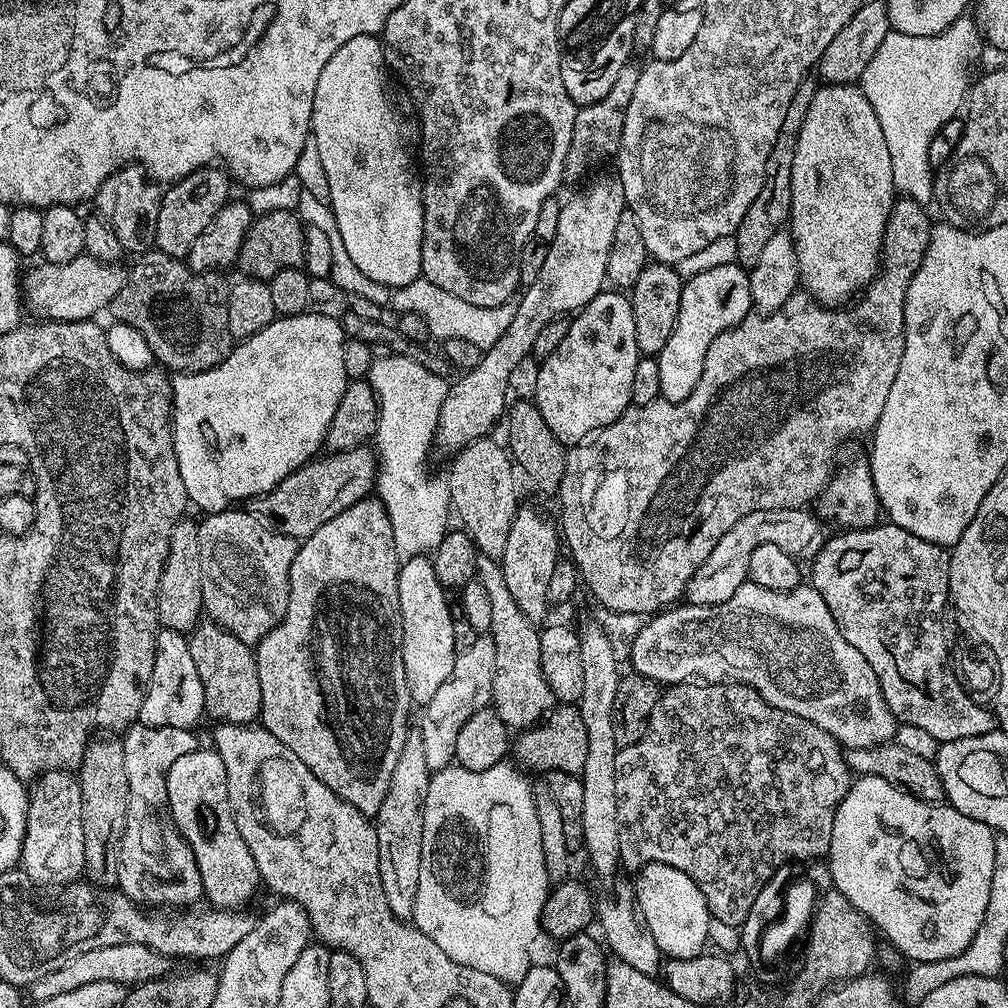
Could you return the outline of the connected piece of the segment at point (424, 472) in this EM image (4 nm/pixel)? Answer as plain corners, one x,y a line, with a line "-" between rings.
395,354
373,360
366,379
376,391
376,401
380,404
374,437
374,448
378,453
375,495
388,511
390,530
394,530
396,554
401,561
415,556
428,556
436,551
442,538
450,531
448,512
450,516
453,511
447,479
440,477
439,480
438,477
431,476
427,464
428,451
436,444
440,407
448,393
449,381
438,374
430,374
426,366
418,366
418,362

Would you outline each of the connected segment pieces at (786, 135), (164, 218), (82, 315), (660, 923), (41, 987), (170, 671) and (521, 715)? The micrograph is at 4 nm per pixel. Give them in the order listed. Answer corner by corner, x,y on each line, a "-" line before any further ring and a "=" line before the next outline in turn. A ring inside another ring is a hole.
806,78
794,90
794,98
790,102
790,110
786,110
786,122
782,122
782,130
778,134
778,142
774,142
774,150
770,150
770,158
766,158
766,174
762,178
762,190
758,190
758,198
750,202
750,210
746,210
746,218
736,227
734,233
738,242
738,263
741,268
751,270
762,255
766,242
774,238
789,223
792,214
790,198
790,166
794,166
794,150
798,146
798,138
802,130
802,122
806,122
806,110
810,110
810,102
814,102
818,84
815,79
=
209,166
199,168
186,174
181,180
169,183
163,189
158,206
158,222
156,223
155,251
171,256
187,257
190,246
210,222
214,222
214,214
229,203
228,184
230,176
223,167
=
90,255
79,256
70,262
58,262
57,264
37,263
37,268
32,268
22,276
22,300
25,305
32,307
33,317
47,318
52,322
62,320
91,320
99,317
99,312
111,305
112,299
122,290
122,286
128,277
128,268
123,263
103,264
98,258
=
648,864
639,869
638,876
640,881
634,887
634,899
642,910
646,926
650,926
650,934
654,934
654,942
658,942
661,953
673,960
701,955
709,943
710,919
708,903
702,890
698,890
695,882
682,874
682,870
674,870
674,866
665,864
=
137,944
122,946
98,946
98,950
86,950
86,954
78,954
70,958
58,970
50,970
50,974
38,978
30,985
33,1001
55,998
58,994
66,994
66,990
78,990
78,986
87,986
90,982
118,982
125,986
139,986
147,980
156,980
169,971
169,961
162,954
=
160,628
156,634
154,666
142,702
139,723
146,726
174,726
175,728
195,729
200,716
204,715
202,678
198,678
194,657
190,655
188,636
169,628
=
477,555
476,579
482,582
490,597
490,635
494,642
494,686
491,707
496,709
509,729
523,730
533,727
547,717
554,707
554,697
542,672
540,628
522,614
506,587
506,574
499,563
488,556

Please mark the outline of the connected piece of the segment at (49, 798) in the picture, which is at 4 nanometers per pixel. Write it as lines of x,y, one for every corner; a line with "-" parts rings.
71,771
45,775
31,785
22,846
22,871
33,885
68,884
84,872
84,831
79,779

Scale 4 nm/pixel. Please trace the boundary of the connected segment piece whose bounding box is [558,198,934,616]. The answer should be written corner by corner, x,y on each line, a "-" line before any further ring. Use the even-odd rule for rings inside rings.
907,198
897,199
890,210
890,218
886,222
886,230
884,231
884,251
880,254
880,271
876,273
874,279
868,283
868,287
859,293
855,302
849,303
847,306
825,306
819,304
812,299
807,292
798,290
790,298
786,298
786,306
782,306
778,310
767,314
749,314
742,322
738,322
738,326
734,326
730,330
726,330
722,334
718,334
718,338
714,338
714,342
710,342
710,350
706,350
706,366
702,370
702,378
698,378
698,386
694,386
694,390
690,394
690,398
686,398
682,402
675,404
666,399
658,399
650,402
646,406
638,406
632,404
621,416
614,422
610,422
610,426
600,428
597,432
593,432
586,440
581,440
578,444
573,444
568,448
568,457
566,458
566,474
562,474
562,482
558,499
560,499
560,520
558,519
558,528
562,533
563,543
566,545
567,555
580,572
580,579
583,587
592,591
592,596
597,601
599,607
609,608
612,611
622,611
626,614
635,613
648,616
649,614
659,613
661,610
667,609
669,606
675,605
676,600
685,595
688,590
690,578
694,578
694,574
698,570
698,566
702,566
702,562
706,562
706,558
710,558
710,550
714,550
714,546
718,546
718,538
722,538
722,534
726,534
726,530
730,530
730,526
734,526
734,522
738,522
738,518
746,518
746,514
754,514
754,510
778,510
779,508
803,508
809,502
815,501
824,488
832,481
834,473
837,471
836,451
851,438
852,435
860,436
871,433
875,428
878,418
882,414
882,406
886,406
886,398
890,394
890,386
894,386
894,378
898,375
898,366
902,362
902,350
904,349
904,307
906,306
906,290
910,286
910,282
914,278
914,274
918,270
918,266
922,266
922,258
926,254
926,246
930,242
930,234
934,227
933,221
928,221
925,205
914,202

